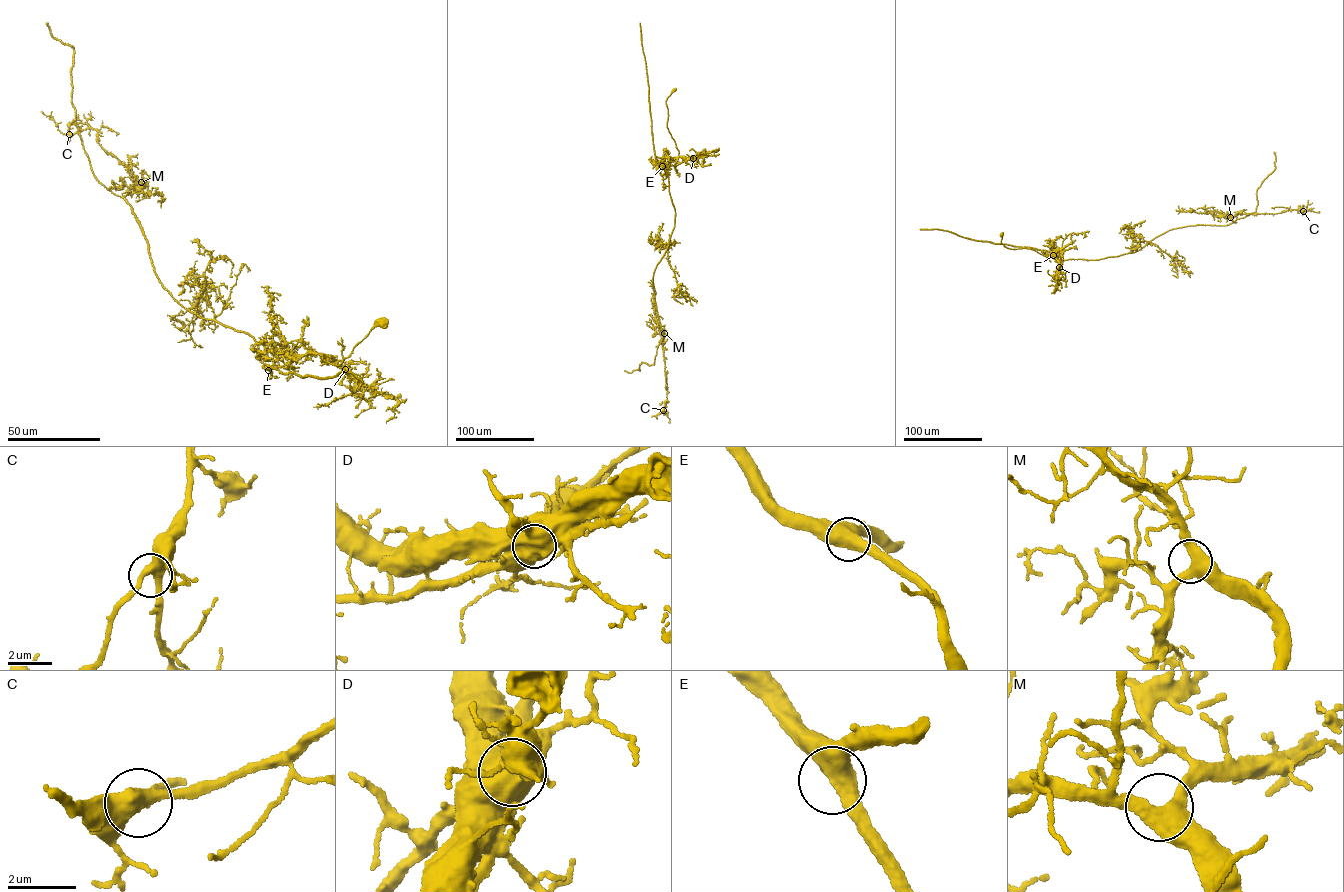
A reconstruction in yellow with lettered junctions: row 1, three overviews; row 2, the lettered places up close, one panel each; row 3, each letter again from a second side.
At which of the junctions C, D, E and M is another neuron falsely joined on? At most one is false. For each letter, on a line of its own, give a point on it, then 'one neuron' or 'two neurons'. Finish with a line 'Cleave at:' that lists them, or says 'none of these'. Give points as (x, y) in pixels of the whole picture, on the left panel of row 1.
C: place (69, 134); one neuron
D: place (345, 369); two neurons
E: place (268, 370); one neuron
M: place (141, 182); one neuron
Cleave at: D

